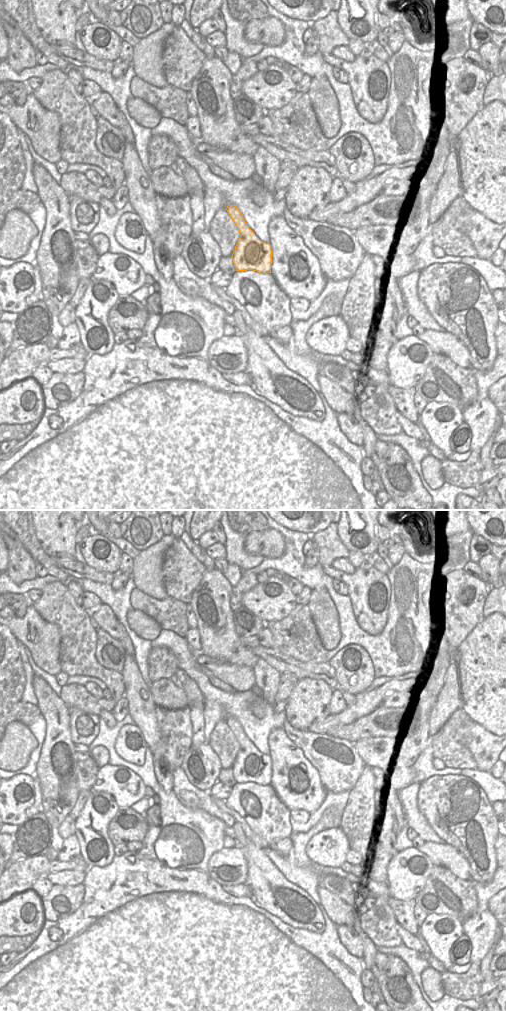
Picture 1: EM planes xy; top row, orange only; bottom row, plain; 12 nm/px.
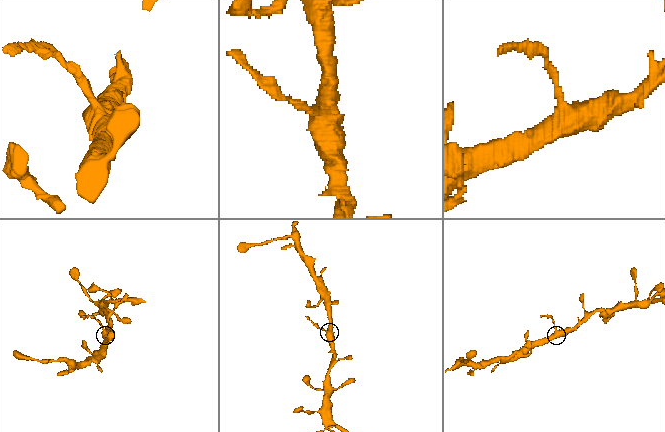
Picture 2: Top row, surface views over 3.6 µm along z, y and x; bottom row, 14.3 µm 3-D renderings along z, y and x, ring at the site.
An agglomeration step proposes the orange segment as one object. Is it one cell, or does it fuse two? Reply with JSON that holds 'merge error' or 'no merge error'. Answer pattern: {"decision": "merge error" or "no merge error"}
{"decision": "merge error"}

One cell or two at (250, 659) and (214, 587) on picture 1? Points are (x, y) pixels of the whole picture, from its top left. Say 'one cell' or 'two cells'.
one cell

